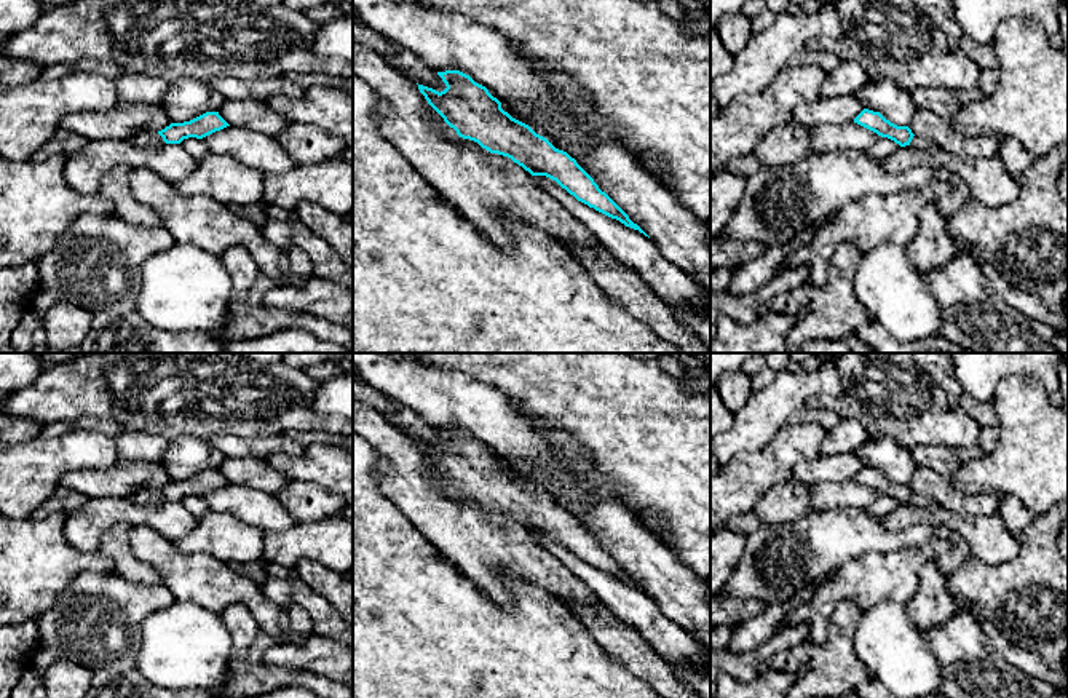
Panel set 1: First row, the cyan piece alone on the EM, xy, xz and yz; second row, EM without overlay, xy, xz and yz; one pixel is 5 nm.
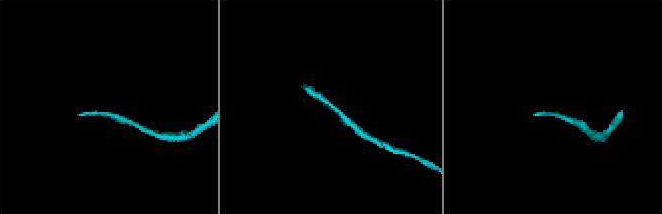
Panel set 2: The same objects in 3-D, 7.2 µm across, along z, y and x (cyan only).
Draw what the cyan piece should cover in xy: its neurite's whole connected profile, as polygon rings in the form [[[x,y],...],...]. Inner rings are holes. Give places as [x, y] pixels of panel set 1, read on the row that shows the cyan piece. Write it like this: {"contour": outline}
{"contour": [[[206,112],[190,121],[171,123],[158,133],[142,131],[128,139],[136,147],[150,147],[163,144],[180,144],[184,139],[203,139],[216,131],[230,126],[219,112]]]}

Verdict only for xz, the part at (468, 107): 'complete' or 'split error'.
split error

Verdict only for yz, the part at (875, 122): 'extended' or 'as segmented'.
extended

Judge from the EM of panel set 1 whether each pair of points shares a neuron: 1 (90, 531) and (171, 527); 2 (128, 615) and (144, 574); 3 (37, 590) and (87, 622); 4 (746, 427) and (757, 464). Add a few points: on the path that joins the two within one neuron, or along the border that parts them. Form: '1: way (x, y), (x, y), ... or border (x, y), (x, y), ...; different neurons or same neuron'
1: way (110, 515), (150, 515); same neuron
2: border (115, 572), (141, 585), (160, 585); different neurons
3: border (80, 574), (48, 609), (32, 620); different neurons
4: border (781, 427), (765, 446), (739, 451), (727, 464); different neurons

